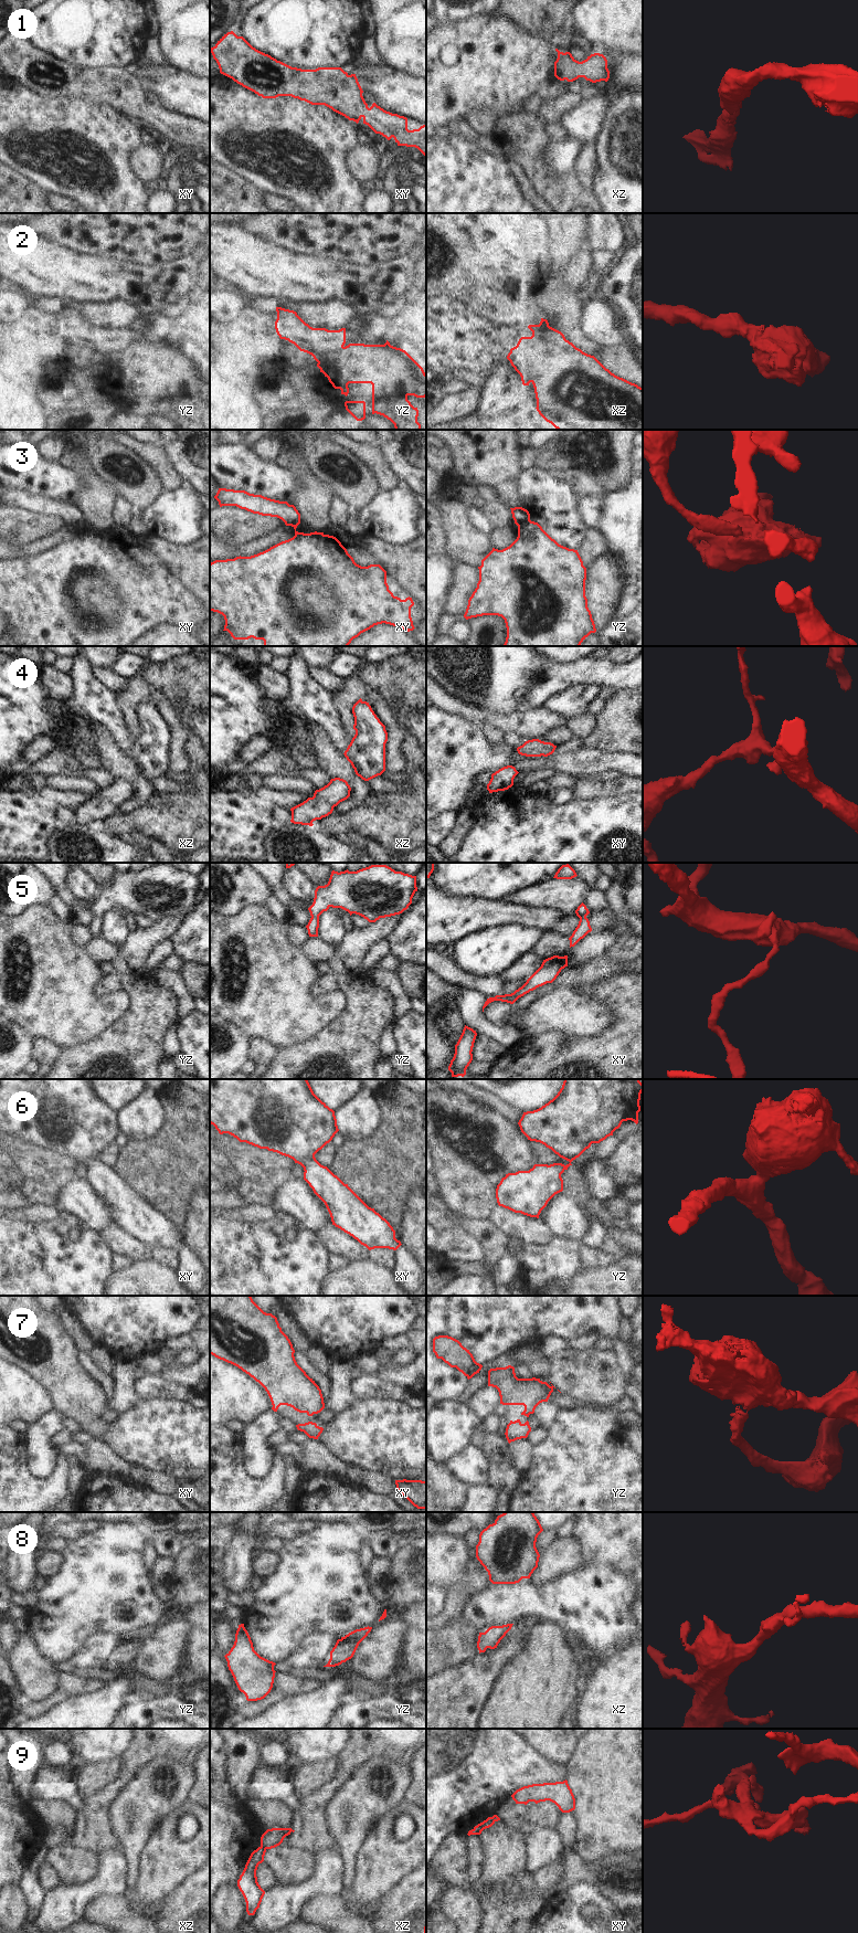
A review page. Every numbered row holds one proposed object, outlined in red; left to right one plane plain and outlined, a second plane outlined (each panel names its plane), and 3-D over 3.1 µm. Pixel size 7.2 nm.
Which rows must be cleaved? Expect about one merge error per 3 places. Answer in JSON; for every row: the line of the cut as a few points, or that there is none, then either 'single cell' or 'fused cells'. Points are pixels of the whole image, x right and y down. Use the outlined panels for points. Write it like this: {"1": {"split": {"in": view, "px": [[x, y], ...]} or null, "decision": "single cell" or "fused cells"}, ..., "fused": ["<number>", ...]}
{"1": {"split": null, "decision": "single cell"}, "2": {"split": {"in": "yz", "px": [[343, 347], [338, 351], [328, 352], [318, 362]]}, "decision": "fused cells"}, "3": {"split": {"in": "yz", "px": [[529, 519], [517, 525]]}, "decision": "fused cells"}, "4": {"split": null, "decision": "single cell"}, "5": {"split": null, "decision": "single cell"}, "6": {"split": null, "decision": "single cell"}, "7": {"split": null, "decision": "single cell"}, "8": {"split": null, "decision": "single cell"}, "9": {"split": {"in": "xy", "px": [[478, 1824], [483, 1829]]}, "decision": "fused cells"}, "fused": ["2", "3", "9"]}

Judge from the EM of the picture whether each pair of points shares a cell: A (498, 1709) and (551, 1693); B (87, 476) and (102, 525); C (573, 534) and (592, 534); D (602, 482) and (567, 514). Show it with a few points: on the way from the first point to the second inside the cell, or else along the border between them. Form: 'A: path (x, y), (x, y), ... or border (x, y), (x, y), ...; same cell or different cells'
A: path (511, 1709), (521, 1709), (538, 1693); same cell
B: path (96, 488), (97, 513); same cell
C: border (585, 523), (583, 537), (576, 549); different cells
D: border (570, 486), (578, 496); different cells

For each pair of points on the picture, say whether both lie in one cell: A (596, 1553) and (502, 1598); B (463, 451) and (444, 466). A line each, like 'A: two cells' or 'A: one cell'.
A: two cells
B: two cells

